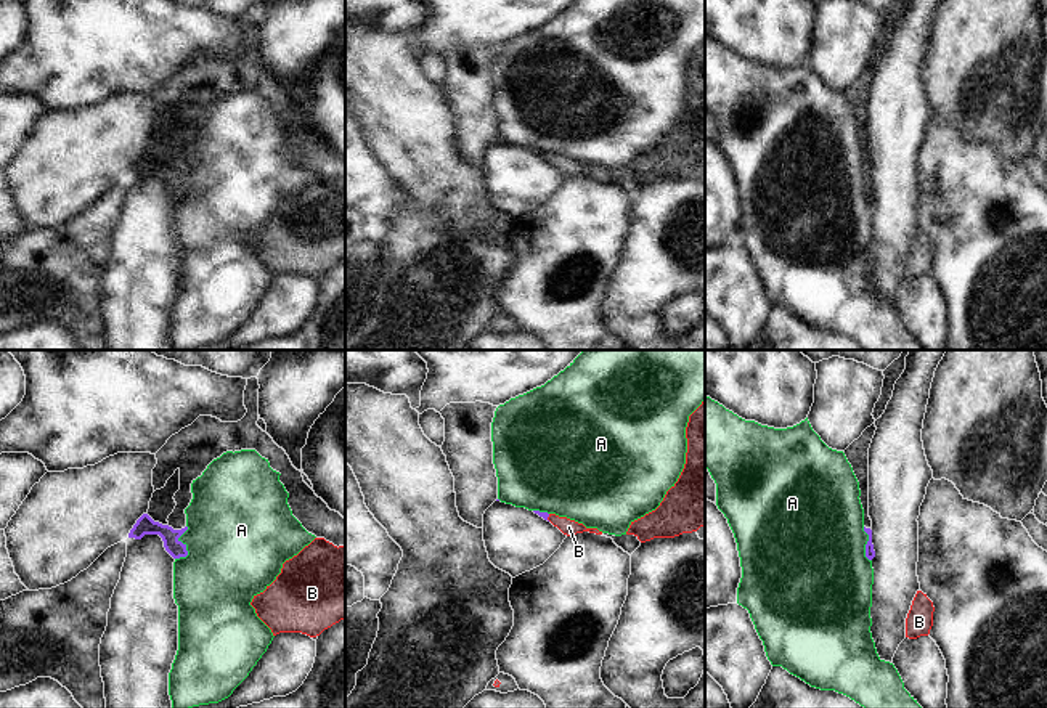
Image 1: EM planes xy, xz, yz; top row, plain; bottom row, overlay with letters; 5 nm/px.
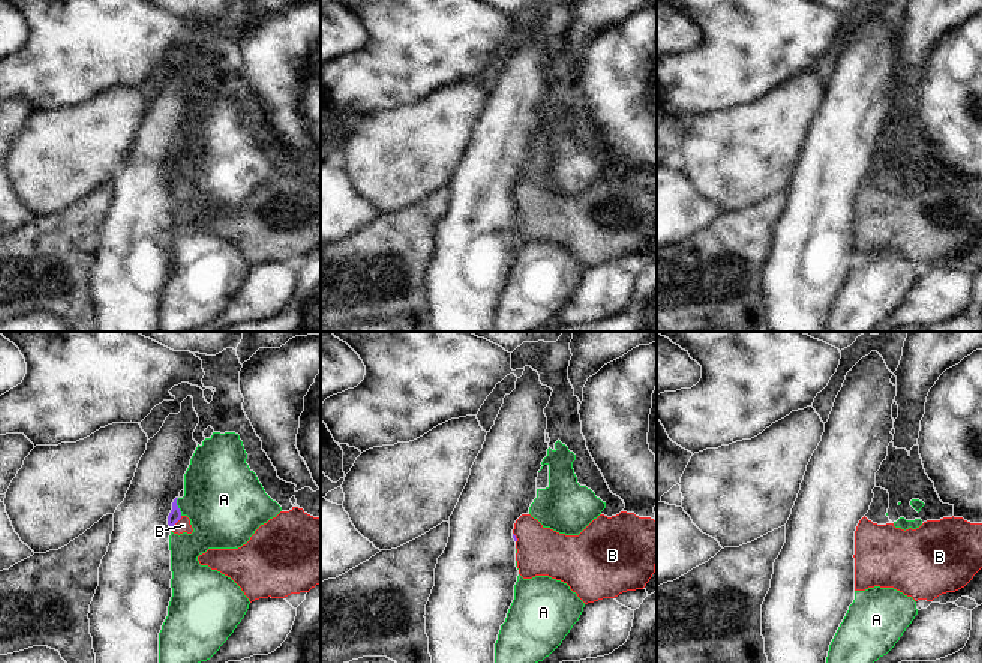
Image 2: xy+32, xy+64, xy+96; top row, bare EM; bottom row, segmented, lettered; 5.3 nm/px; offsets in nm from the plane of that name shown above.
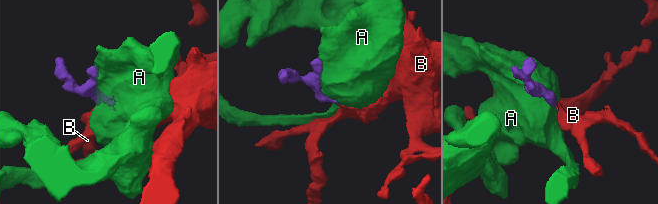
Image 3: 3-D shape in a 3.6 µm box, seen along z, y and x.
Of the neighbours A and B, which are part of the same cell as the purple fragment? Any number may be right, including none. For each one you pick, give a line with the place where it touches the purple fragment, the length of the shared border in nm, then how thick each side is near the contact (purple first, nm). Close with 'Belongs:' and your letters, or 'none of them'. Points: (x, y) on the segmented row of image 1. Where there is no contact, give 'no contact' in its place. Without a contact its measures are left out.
B: meets purple in xz at (548, 516); contact 40 nm long; 40 nm thick on the purple side, 80 nm on the other
Belongs: B

